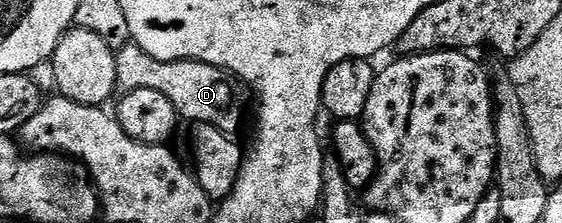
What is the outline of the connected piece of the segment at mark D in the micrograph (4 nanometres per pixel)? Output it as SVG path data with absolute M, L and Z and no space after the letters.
M131 41L116 52L116 85L124 93L154 89L170 100L181 120L189 119L192 125L214 125L222 133L233 137L239 136L240 122L248 107L248 95L250 99L248 84L233 78L220 67L193 59L175 59L169 63L158 61L158 57L150 57L150 53Z

